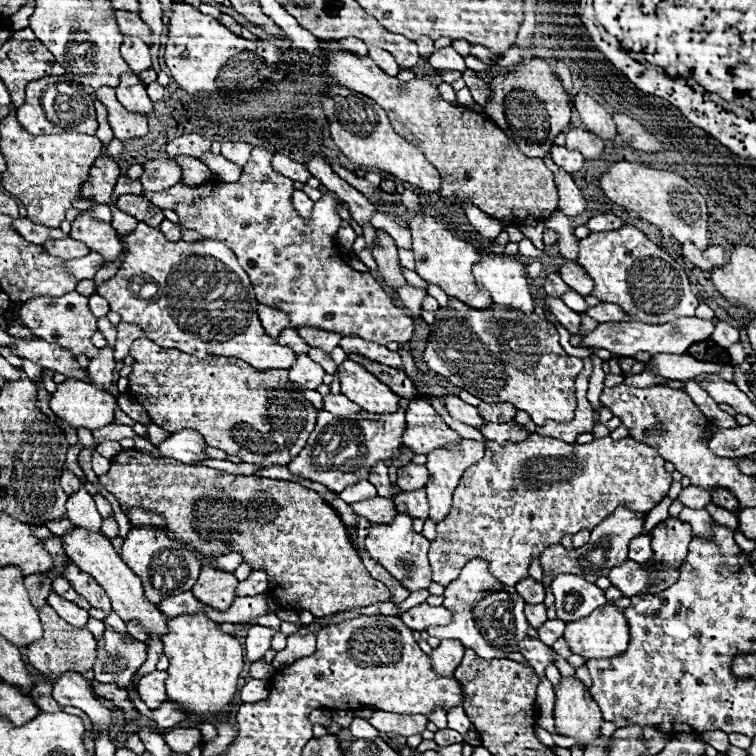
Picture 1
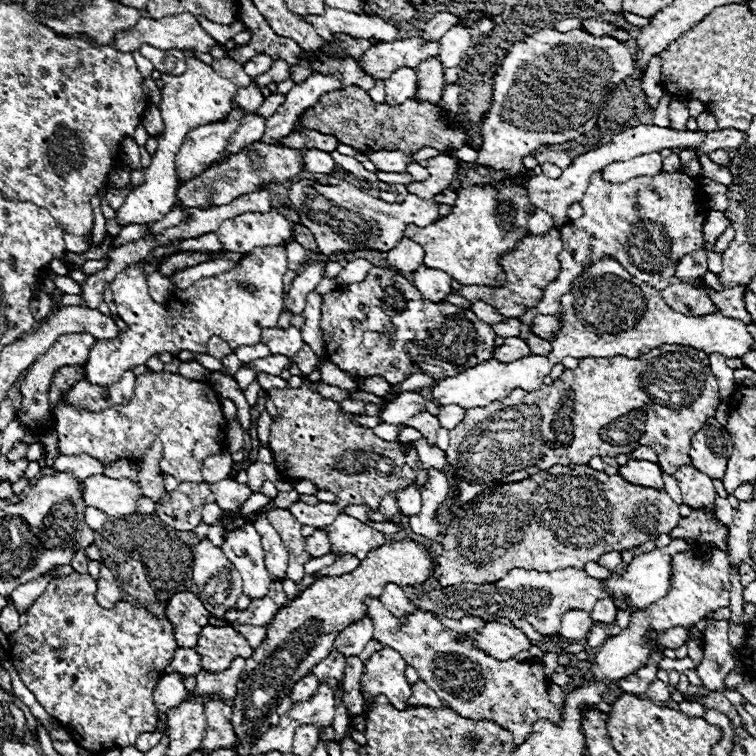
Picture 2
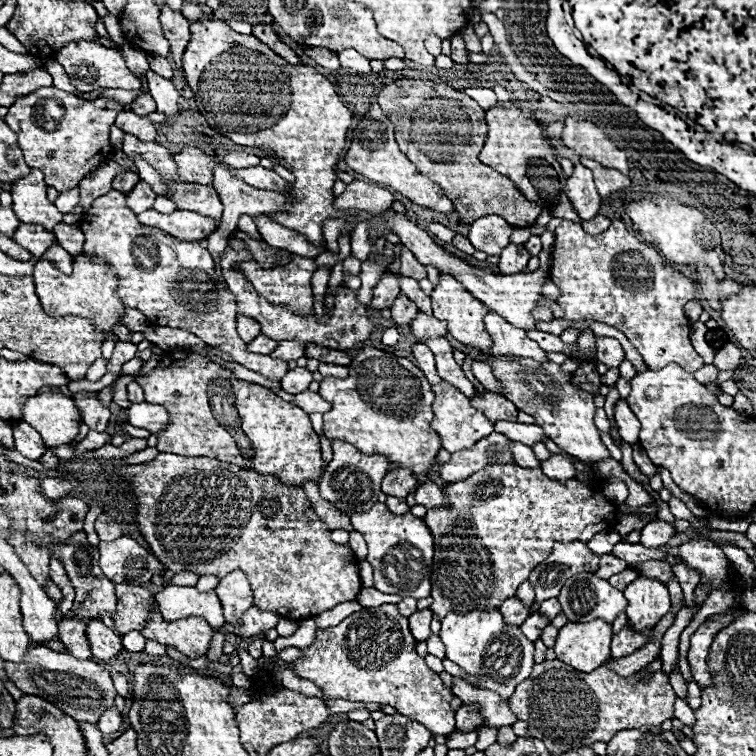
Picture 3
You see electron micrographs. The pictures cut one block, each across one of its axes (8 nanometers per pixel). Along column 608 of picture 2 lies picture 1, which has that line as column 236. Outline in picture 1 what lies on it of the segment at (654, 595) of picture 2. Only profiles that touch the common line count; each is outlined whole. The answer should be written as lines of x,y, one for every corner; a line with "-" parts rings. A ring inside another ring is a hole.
204,566
200,570
198,582
192,588
192,594
206,606
212,606
220,612
228,610
232,598
236,598
236,576
232,572
216,570
214,566

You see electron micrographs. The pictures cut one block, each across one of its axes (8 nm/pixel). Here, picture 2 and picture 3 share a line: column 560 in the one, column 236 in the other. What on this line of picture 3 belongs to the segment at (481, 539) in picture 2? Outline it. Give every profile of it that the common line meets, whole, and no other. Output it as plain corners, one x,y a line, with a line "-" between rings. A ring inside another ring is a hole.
160,452
156,460
144,464
116,466
112,476
132,492
138,532
174,574
188,570
198,576
212,574
222,578
232,570
242,570
250,580
254,604
286,620
314,618
342,602
358,600
362,584
356,554
350,546
332,542
332,528
320,520
300,486
282,484
276,476
260,476
220,460
186,458
168,452

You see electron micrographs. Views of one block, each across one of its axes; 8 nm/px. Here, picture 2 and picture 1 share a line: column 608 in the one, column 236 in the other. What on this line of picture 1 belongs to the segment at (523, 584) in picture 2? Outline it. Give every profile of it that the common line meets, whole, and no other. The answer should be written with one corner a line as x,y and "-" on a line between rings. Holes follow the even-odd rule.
254,570
246,580
238,584
236,596
256,596
268,590
268,574
264,570

